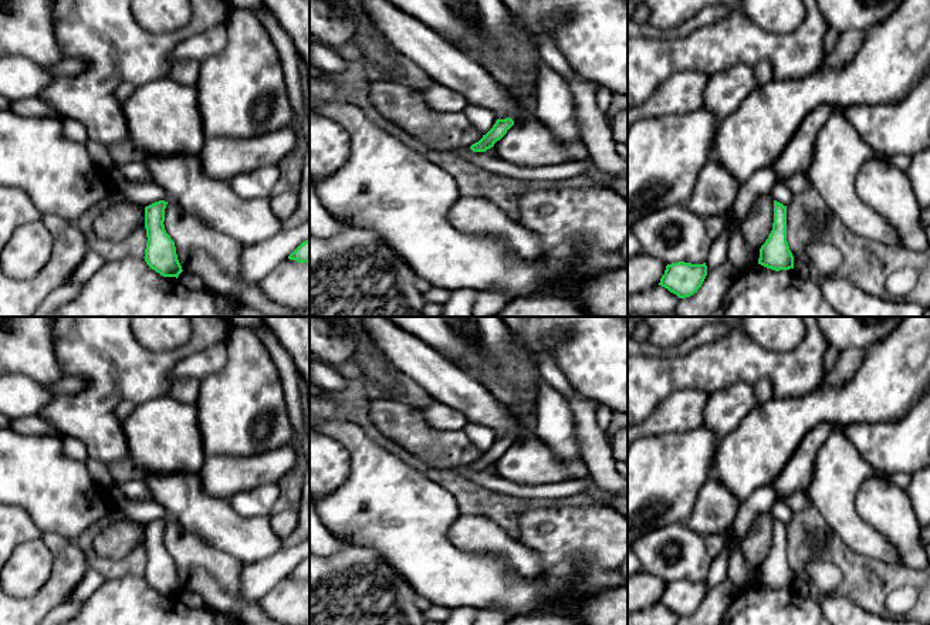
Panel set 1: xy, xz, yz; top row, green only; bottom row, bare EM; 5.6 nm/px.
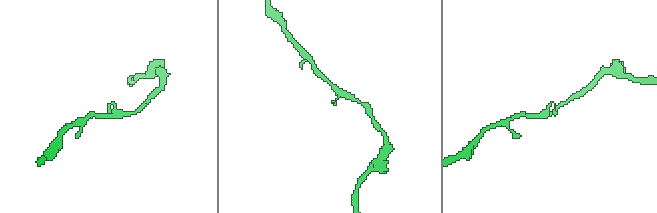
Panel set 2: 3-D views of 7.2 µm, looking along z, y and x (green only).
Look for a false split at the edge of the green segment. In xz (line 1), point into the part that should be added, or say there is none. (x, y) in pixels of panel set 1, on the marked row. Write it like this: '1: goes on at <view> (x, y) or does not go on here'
1: does not go on here

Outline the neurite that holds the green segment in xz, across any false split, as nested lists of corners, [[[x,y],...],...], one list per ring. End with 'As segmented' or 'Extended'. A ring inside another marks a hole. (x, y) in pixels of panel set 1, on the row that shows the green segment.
[[[511,118],[497,119],[493,128],[483,135],[483,138],[473,143],[470,149],[473,152],[486,152],[487,149],[493,148],[497,141],[500,141],[507,131],[514,125]]]. As segmented

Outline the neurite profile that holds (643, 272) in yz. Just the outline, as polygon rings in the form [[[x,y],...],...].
[[[646,253],[628,260],[628,297],[647,290],[653,286],[659,286],[662,276],[664,274],[666,264]]]

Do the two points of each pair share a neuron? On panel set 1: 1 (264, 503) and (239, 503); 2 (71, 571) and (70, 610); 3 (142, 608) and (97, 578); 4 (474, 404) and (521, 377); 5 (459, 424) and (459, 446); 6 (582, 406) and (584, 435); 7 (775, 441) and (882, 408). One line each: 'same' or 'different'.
1: same
2: different
3: different
4: different
5: different
6: same
7: same

